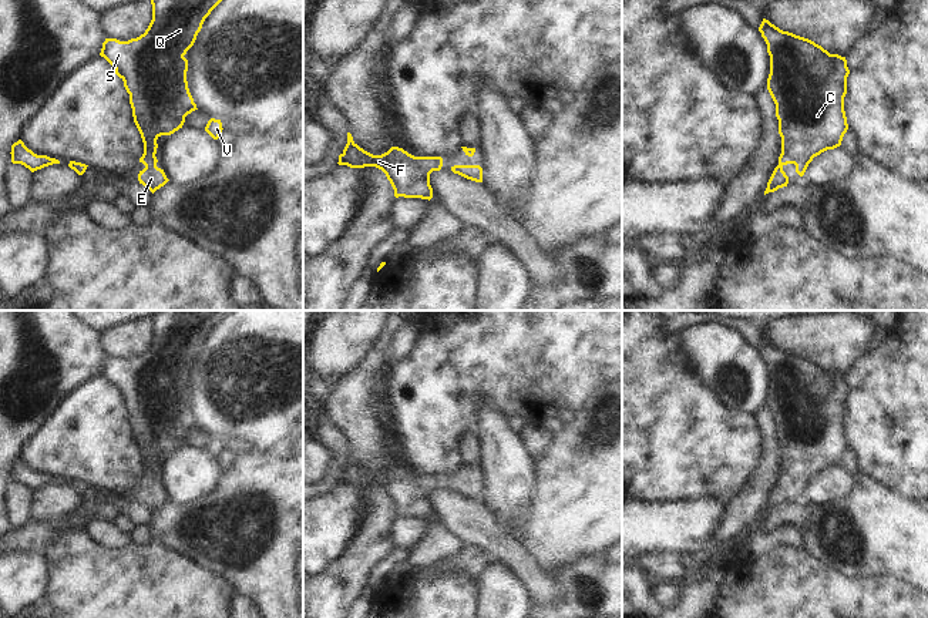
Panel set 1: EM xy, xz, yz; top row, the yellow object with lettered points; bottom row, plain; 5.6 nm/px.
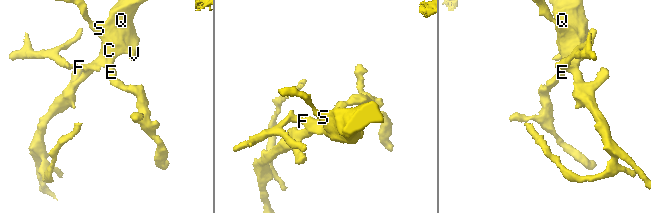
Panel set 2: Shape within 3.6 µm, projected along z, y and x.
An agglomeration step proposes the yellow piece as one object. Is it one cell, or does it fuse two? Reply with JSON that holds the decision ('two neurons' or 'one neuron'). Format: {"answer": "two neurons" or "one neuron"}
{"answer": "one neuron"}

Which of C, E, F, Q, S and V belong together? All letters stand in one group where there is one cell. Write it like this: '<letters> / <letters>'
C E F Q S V

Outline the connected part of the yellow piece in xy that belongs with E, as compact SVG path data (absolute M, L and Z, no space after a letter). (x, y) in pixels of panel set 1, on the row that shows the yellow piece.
M151 0L152 20L144 34L128 41L105 38L102 43L100 56L115 68L130 94L134 122L144 142L139 162L145 168L139 171L138 181L152 194L169 181L164 169L157 167L157 140L182 128L185 117L198 110L188 88L188 60L184 56L194 46L205 19L221 1Z

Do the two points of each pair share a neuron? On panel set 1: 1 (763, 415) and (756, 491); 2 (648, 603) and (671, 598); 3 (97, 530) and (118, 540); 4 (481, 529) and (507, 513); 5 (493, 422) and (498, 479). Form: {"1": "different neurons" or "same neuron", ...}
{"1": "same neuron", "2": "different neurons", "3": "same neuron", "4": "different neurons", "5": "same neuron"}

